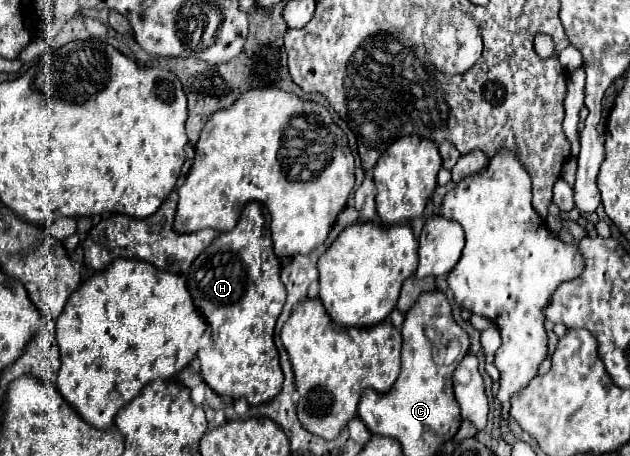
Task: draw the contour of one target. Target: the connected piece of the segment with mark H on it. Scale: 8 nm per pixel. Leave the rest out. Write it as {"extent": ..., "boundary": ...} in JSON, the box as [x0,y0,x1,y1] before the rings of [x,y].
{"extent":[187,202,285,406],"boundary":[[[251,202],[241,212],[239,224],[219,234],[201,256],[191,264],[191,270],[187,274],[187,288],[193,296],[193,302],[197,310],[205,316],[207,328],[203,334],[201,348],[197,352],[197,358],[201,360],[201,376],[207,382],[209,388],[213,388],[219,396],[229,398],[245,398],[251,406],[269,402],[275,398],[283,386],[283,372],[279,368],[279,354],[273,342],[273,330],[275,322],[281,314],[281,308],[285,304],[285,286],[279,278],[279,260],[273,252],[273,240],[269,230],[269,212],[263,204]]]}

